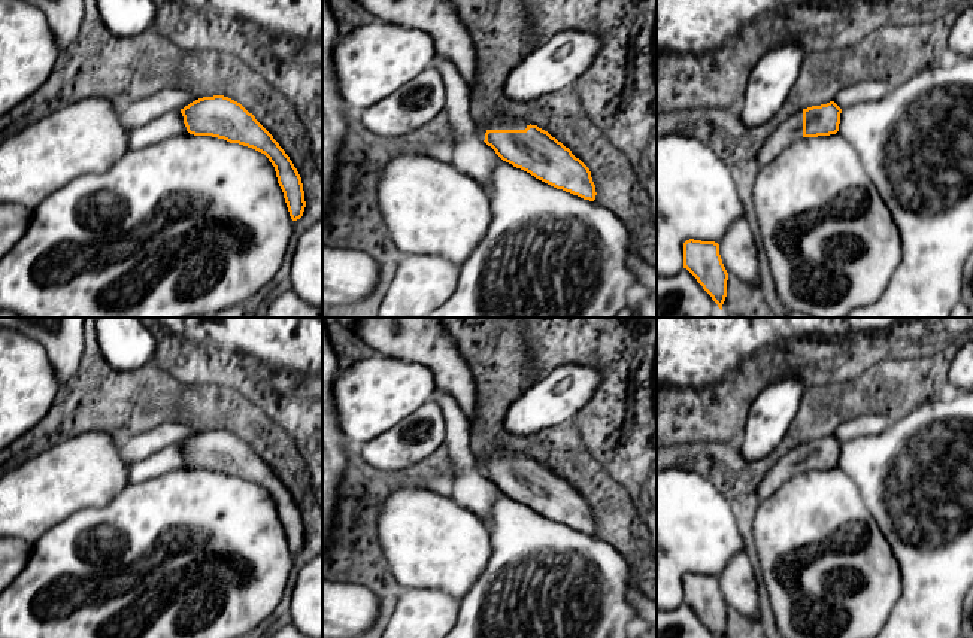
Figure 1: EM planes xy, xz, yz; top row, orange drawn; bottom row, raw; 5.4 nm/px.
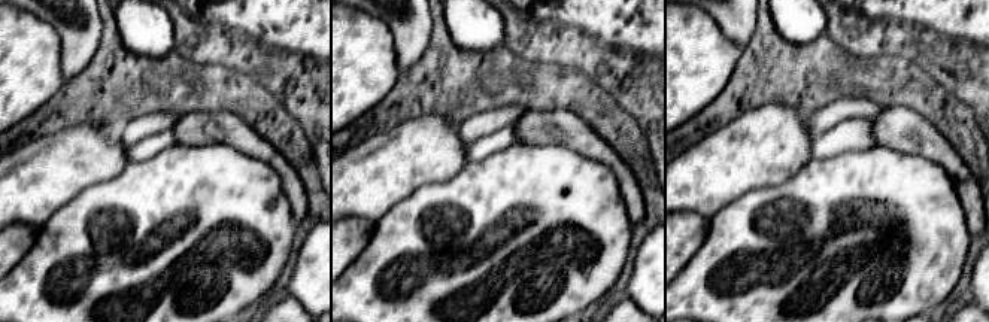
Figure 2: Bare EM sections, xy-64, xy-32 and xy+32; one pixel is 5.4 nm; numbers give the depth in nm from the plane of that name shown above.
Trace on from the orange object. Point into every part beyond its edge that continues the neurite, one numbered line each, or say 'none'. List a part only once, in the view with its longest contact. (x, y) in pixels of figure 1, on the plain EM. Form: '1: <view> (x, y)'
1: xz (497, 455)

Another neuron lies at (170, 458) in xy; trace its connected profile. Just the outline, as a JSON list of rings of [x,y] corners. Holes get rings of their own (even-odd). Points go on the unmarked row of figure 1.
[[[181,444],[167,446],[130,465],[130,483],[146,481],[170,471],[190,468]]]

